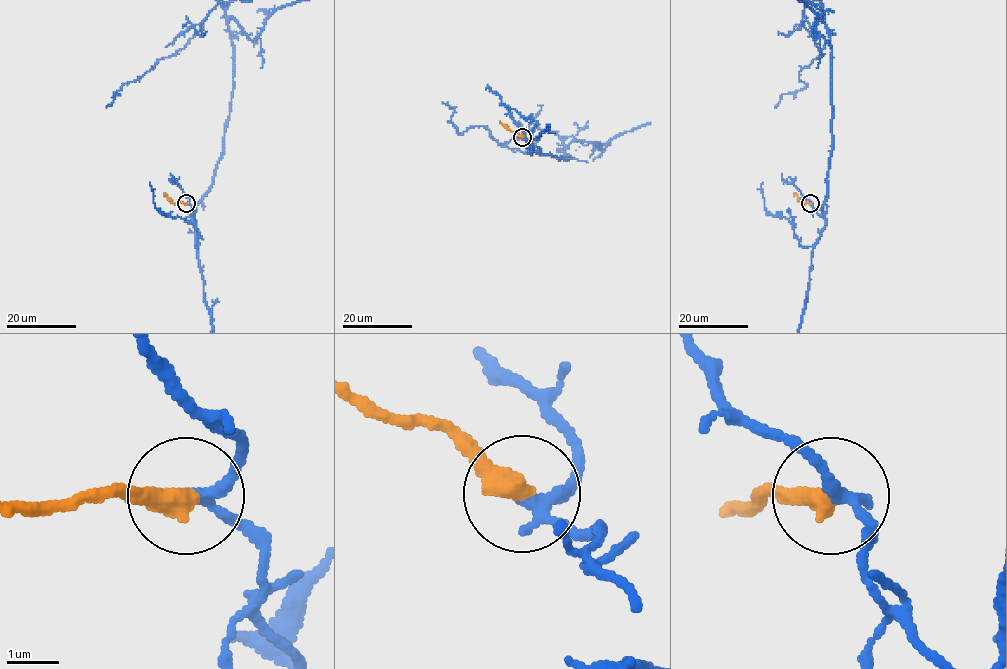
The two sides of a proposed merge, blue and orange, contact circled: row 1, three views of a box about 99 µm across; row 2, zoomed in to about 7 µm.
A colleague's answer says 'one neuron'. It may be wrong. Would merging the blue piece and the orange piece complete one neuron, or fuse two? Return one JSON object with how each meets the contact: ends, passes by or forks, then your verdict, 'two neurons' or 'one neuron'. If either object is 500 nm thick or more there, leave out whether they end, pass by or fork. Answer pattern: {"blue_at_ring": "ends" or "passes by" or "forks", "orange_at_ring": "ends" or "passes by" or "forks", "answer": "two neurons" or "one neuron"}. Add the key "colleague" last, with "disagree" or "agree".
{"blue_at_ring": "passes by", "orange_at_ring": "ends", "answer": "one neuron", "colleague": "agree"}

